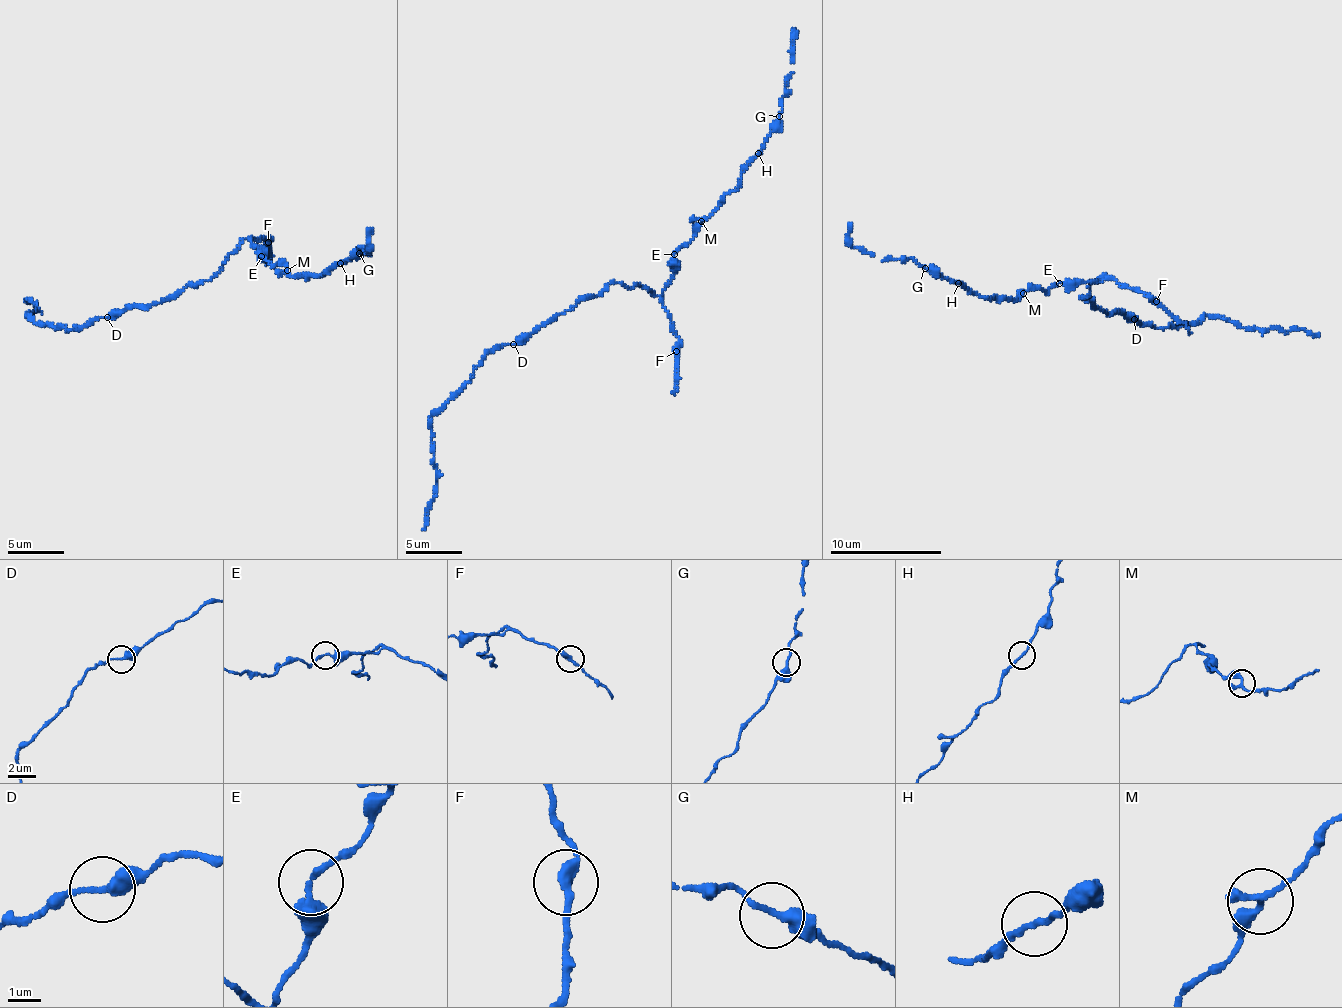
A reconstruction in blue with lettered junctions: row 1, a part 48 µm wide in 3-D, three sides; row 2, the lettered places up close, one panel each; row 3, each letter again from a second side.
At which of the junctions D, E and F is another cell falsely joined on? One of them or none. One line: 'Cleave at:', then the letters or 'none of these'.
Cleave at: none of these

